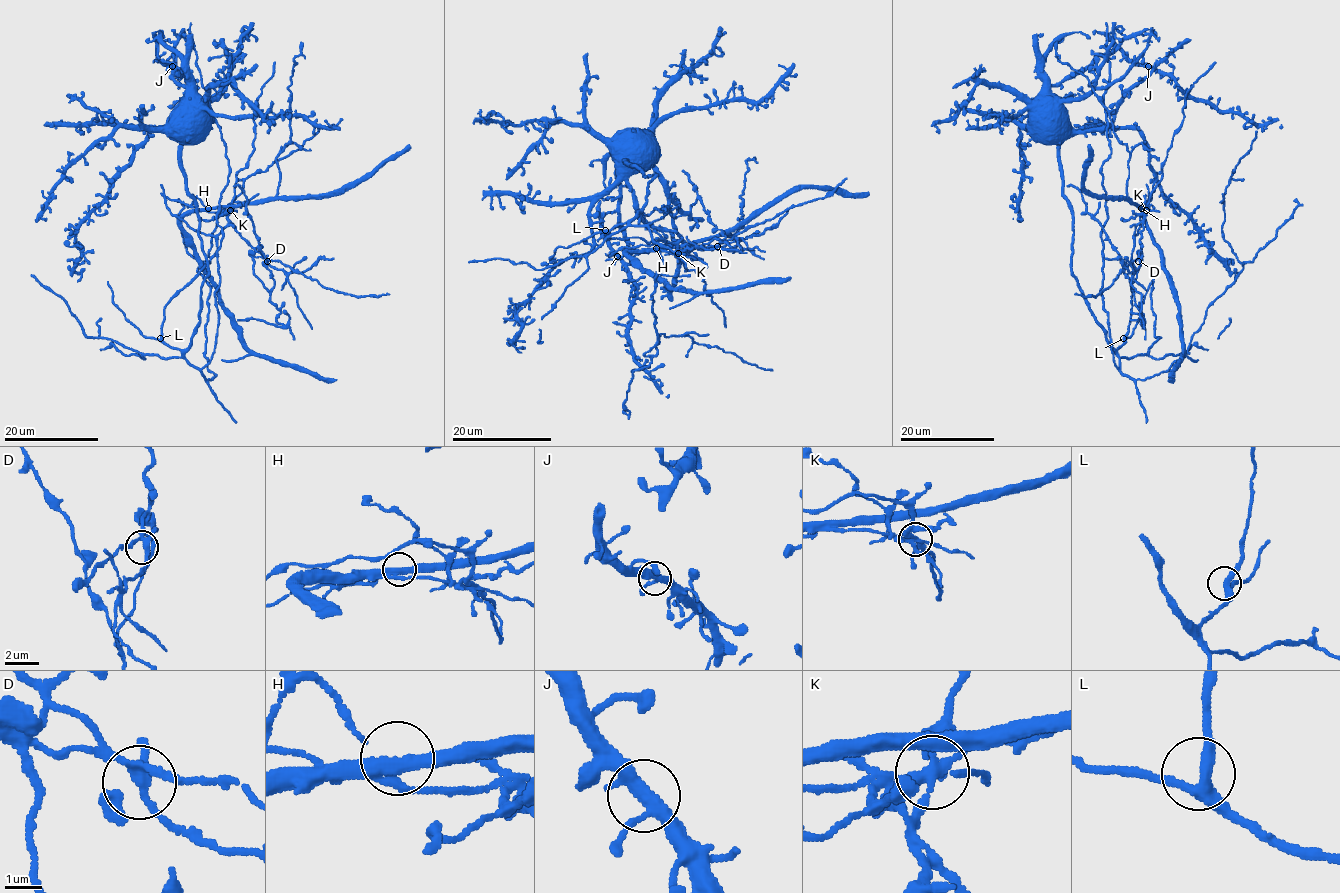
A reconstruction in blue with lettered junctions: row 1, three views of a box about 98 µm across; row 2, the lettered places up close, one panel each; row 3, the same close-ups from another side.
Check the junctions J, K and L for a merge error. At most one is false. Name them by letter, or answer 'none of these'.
K

